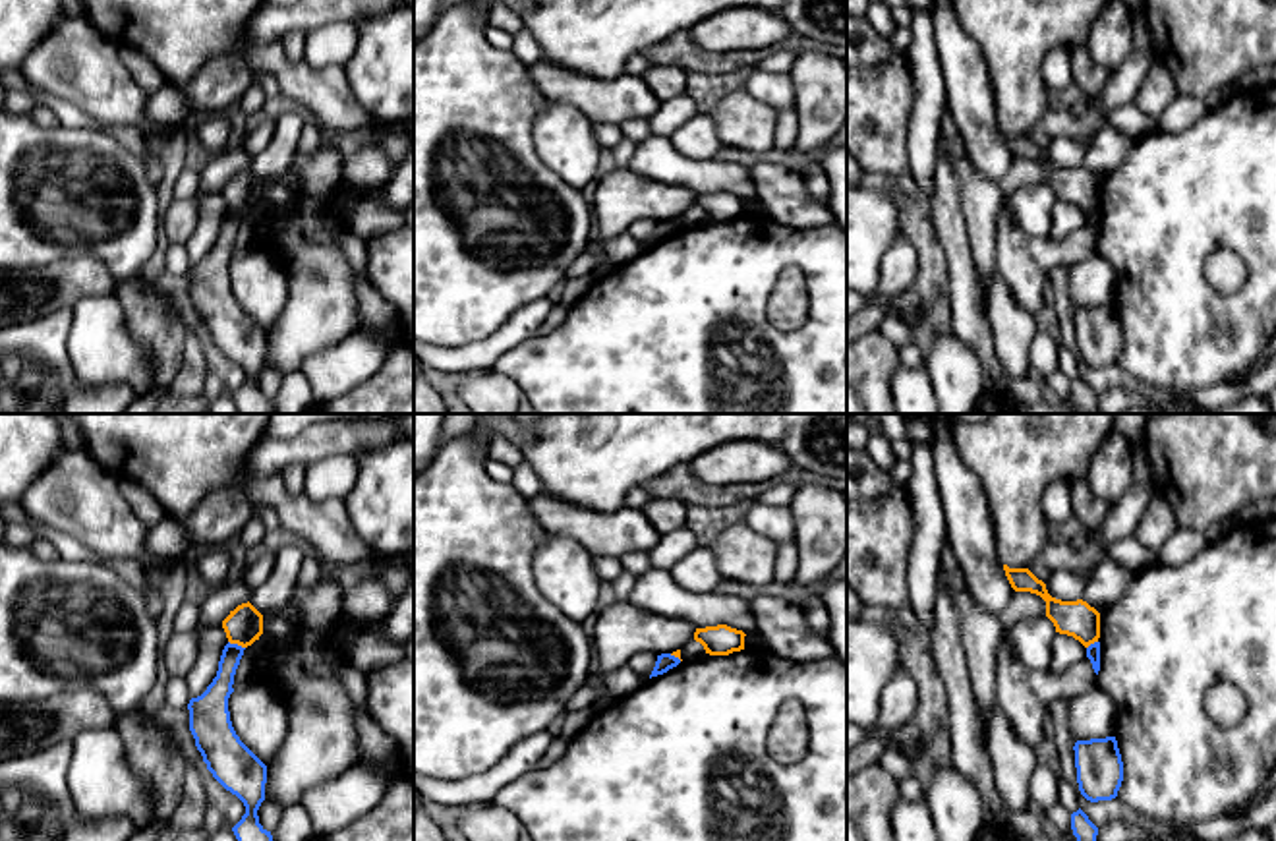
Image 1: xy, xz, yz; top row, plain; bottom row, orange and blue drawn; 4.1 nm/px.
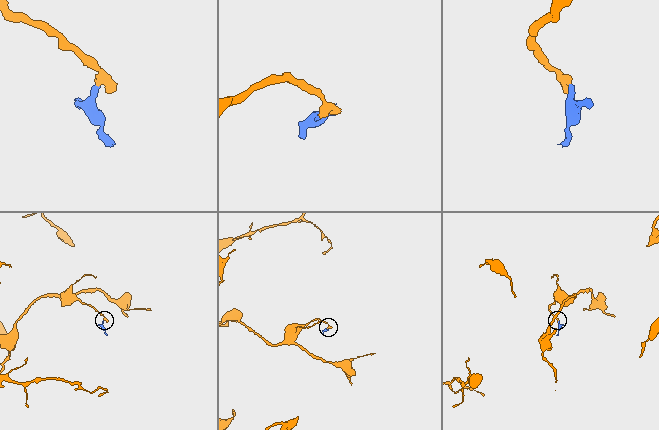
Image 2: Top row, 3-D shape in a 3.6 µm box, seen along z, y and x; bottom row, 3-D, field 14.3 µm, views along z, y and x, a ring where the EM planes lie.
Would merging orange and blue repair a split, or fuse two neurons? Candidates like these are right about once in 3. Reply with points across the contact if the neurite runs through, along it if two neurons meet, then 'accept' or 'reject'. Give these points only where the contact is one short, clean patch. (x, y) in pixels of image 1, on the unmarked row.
along xy (229, 207), (244, 215) | reject

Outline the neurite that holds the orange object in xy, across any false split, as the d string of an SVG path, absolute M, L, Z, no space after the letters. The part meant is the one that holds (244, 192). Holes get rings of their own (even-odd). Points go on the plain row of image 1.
M247 168L230 178L222 195L230 211L247 215L263 201L263 182Z

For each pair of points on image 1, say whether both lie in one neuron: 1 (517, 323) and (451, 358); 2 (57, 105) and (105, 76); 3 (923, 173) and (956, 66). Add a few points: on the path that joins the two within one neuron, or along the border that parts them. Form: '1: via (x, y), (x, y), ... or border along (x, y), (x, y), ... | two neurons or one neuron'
1: via (501, 339), (482, 354), (466, 358) | one neuron
2: border along (26, 78), (31, 86), (58, 95), (105, 122) | two neurons
3: border along (936, 58), (942, 70), (946, 105) | two neurons

